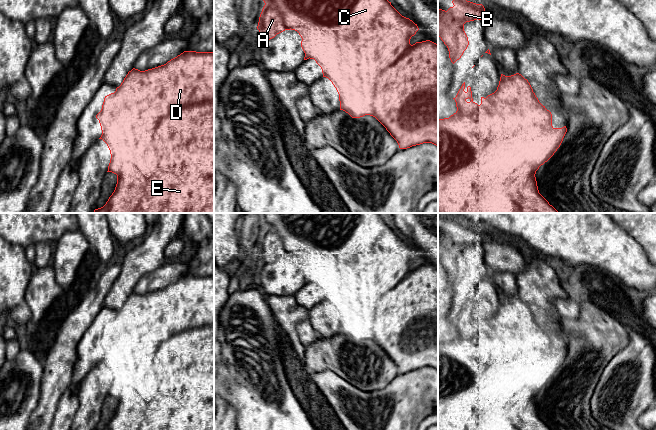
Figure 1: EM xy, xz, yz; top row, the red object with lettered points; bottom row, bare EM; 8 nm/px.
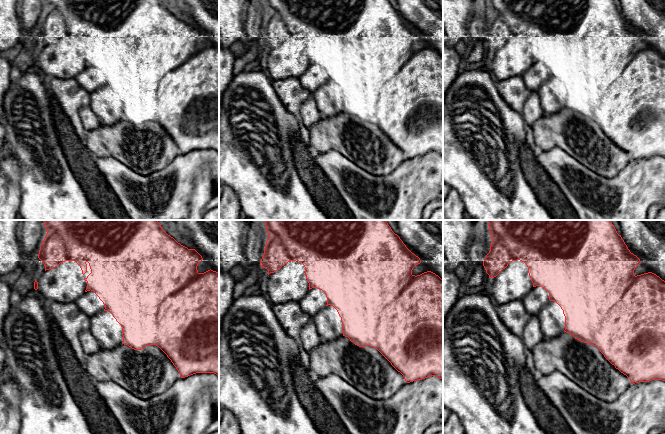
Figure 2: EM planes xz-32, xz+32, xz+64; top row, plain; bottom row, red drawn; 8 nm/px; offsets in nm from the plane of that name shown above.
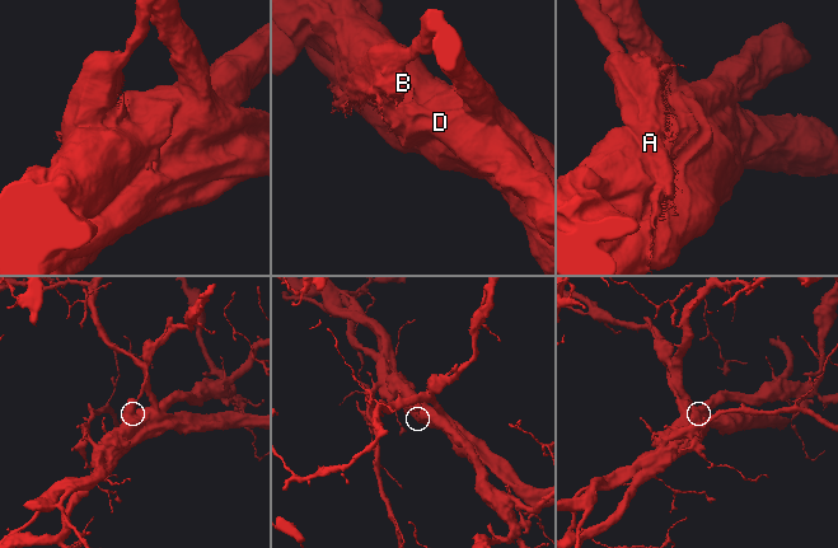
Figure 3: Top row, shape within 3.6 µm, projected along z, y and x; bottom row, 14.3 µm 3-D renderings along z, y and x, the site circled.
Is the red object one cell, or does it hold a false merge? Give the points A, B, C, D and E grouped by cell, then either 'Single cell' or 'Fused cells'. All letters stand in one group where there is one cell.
Groups: A B E / C D. Fused cells

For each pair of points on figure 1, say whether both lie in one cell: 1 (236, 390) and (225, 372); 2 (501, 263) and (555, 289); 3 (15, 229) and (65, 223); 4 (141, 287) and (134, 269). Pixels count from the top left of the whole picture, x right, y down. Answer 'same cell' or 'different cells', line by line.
1: same cell
2: different cells
3: same cell
4: different cells

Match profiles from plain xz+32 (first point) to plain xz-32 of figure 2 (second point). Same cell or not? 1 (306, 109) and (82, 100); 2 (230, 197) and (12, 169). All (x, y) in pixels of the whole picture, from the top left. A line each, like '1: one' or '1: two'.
1: two
2: one

